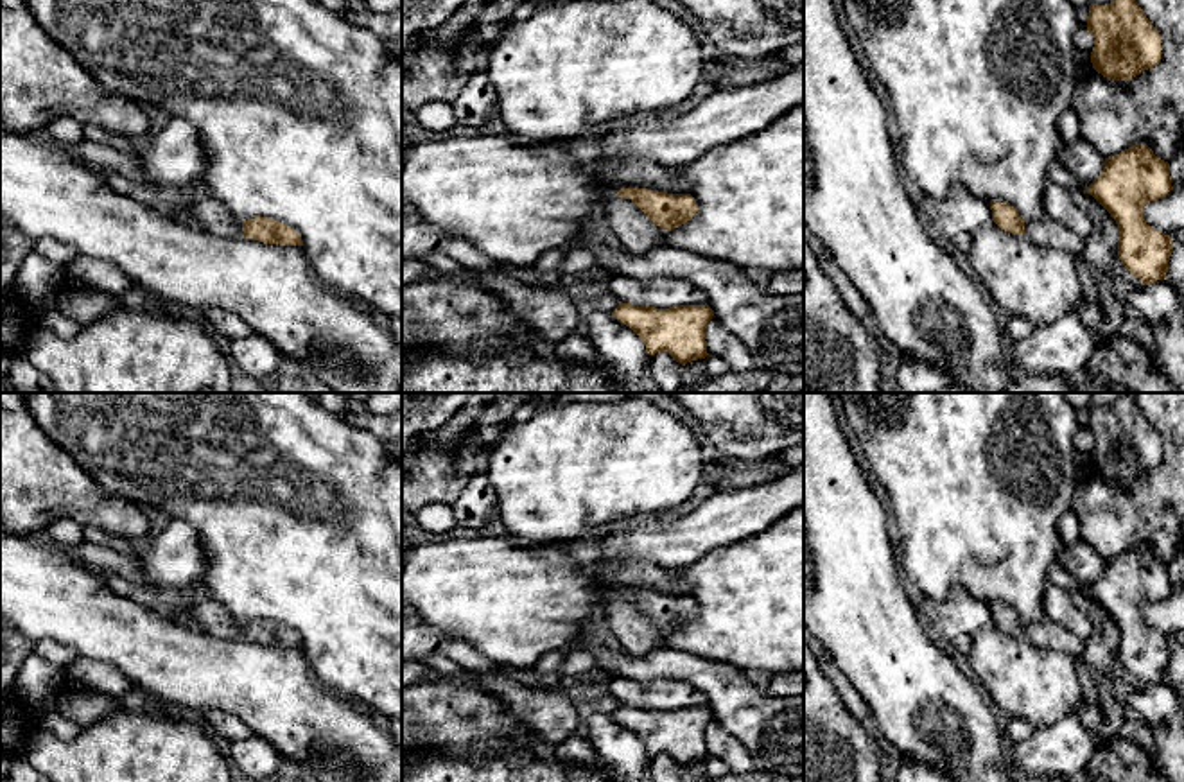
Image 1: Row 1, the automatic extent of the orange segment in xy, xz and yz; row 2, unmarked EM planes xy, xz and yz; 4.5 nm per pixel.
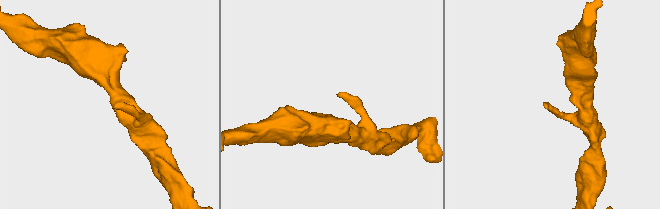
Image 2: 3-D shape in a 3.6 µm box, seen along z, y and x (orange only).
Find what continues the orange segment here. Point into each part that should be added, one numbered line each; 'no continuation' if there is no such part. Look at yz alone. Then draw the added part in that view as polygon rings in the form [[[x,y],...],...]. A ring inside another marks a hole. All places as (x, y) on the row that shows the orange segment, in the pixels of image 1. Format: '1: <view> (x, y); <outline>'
1: yz (1044, 232); [[[1048,215],[1039,221],[1024,222],[1023,237],[1037,246],[1057,248],[1073,256],[1080,255],[1085,244],[1084,237],[1076,235]]]

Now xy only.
1: xy (212, 216); [[[212,197],[197,201],[188,215],[199,222],[201,230],[212,235],[244,239],[242,222],[226,204]]]

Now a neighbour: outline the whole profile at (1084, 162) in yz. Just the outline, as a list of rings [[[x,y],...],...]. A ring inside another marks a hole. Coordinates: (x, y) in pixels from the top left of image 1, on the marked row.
[[[1082,136],[1073,143],[1060,143],[1058,156],[1082,187],[1089,187],[1103,170],[1105,158]]]

